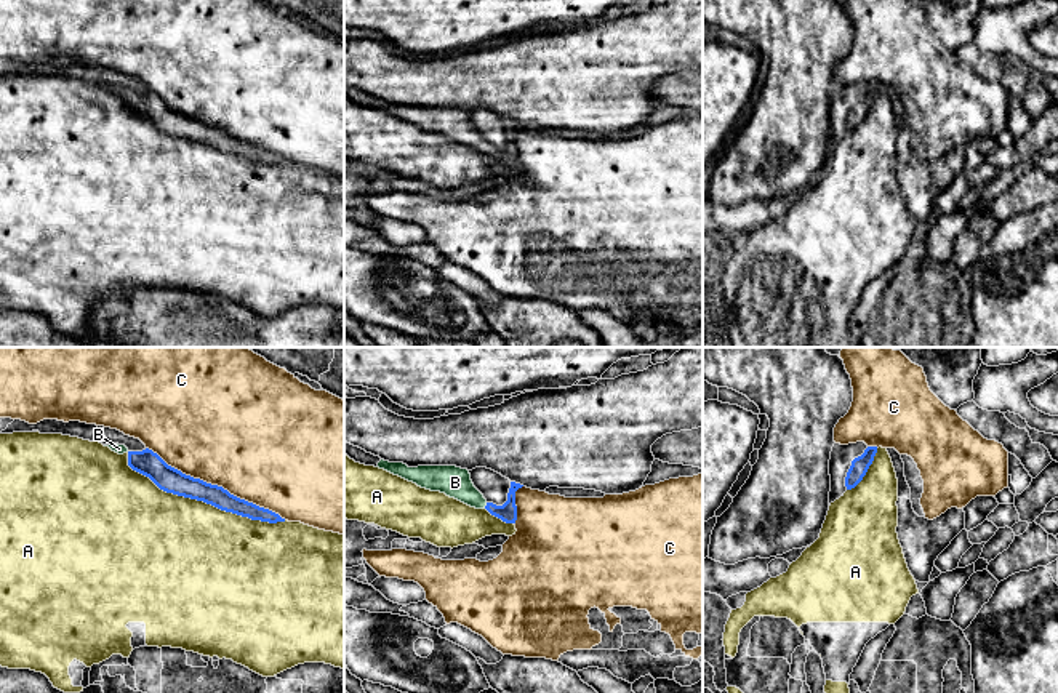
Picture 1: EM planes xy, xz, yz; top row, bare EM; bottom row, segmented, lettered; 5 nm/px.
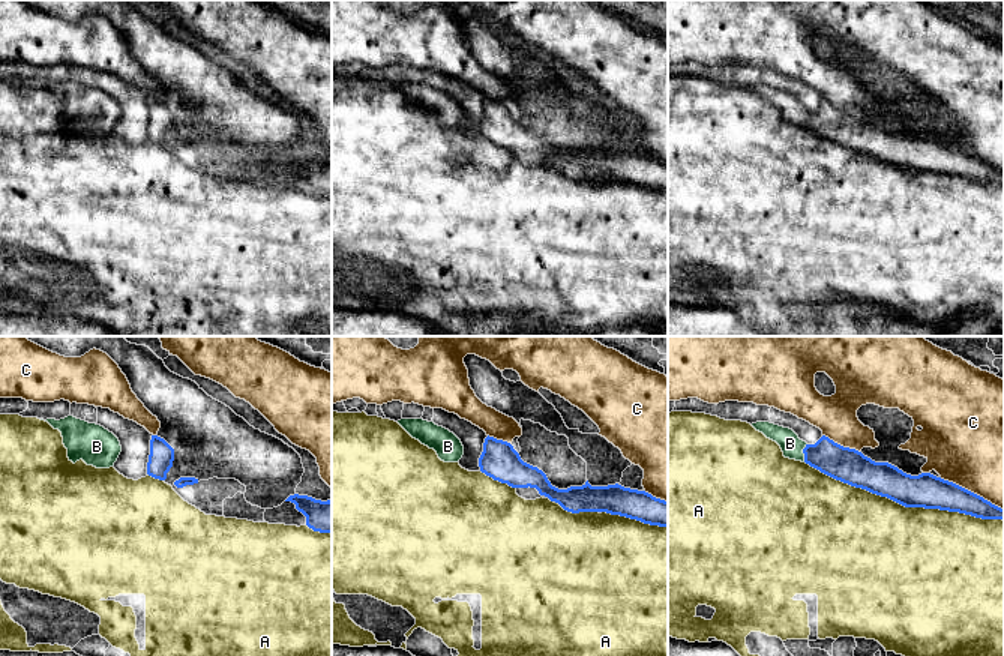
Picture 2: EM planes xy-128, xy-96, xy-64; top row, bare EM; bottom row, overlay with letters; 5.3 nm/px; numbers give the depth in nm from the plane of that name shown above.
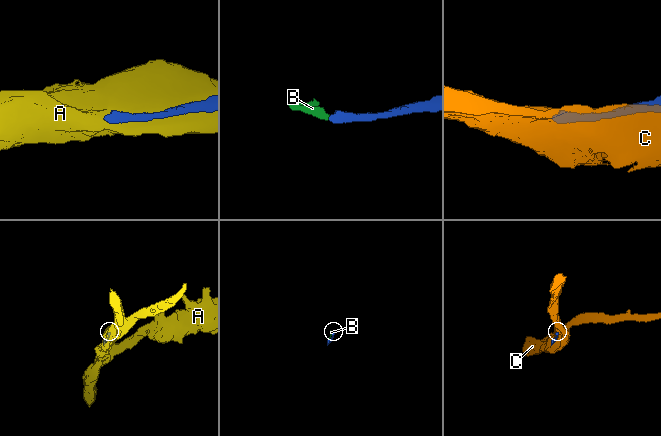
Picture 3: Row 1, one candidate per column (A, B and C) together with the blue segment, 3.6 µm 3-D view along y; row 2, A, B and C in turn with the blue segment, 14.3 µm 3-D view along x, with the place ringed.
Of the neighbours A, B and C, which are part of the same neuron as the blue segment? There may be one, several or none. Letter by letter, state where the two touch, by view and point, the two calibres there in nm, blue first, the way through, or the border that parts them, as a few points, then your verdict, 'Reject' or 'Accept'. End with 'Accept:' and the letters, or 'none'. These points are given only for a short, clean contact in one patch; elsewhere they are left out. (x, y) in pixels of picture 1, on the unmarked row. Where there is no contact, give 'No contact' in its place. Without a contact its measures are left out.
A: Touches blue at xy (200, 141). Thickness 130 nm (blue) against 480 nm. Reject
B: Touches blue at xz (485, 148). Thickness 100 nm (blue) against 160 nm. Path across: xz (508, 154), (485, 148), (455, 124). Accept
C: Touches blue at xy (216, 127). Thickness 130 nm (blue) against 500 nm. Reject
Accept: B

